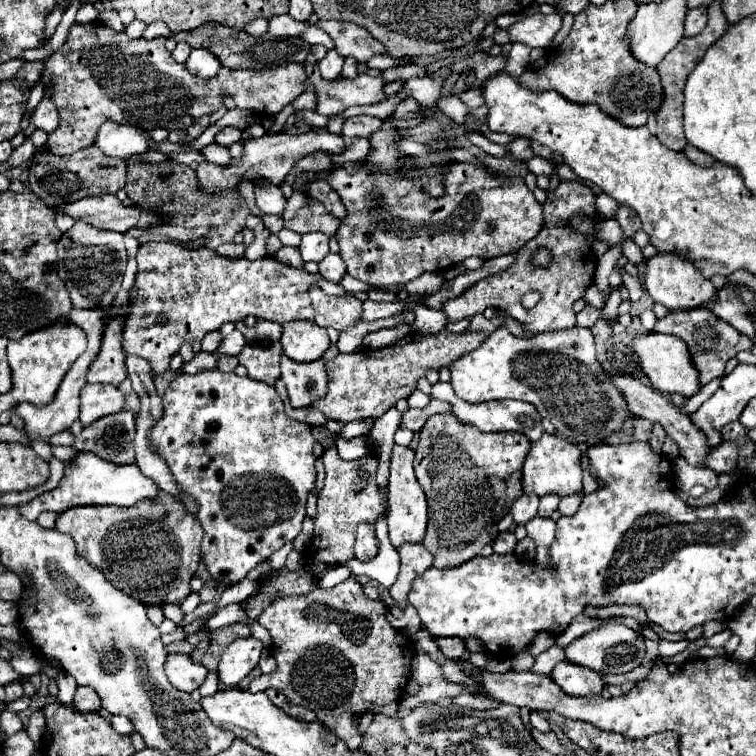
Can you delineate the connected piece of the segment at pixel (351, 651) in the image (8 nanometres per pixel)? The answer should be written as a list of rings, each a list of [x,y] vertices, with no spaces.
[[[349,578],[329,590],[315,588],[307,596],[279,598],[259,616],[257,622],[271,632],[277,670],[255,678],[249,684],[249,692],[263,692],[267,688],[281,690],[293,704],[311,708],[317,714],[317,720],[325,722],[329,730],[345,740],[349,750],[357,750],[361,746],[363,734],[359,732],[359,720],[365,712],[385,716],[393,716],[397,712],[397,704],[409,682],[415,646],[405,632],[399,636],[399,632],[387,622],[385,604],[369,600],[357,580]]]

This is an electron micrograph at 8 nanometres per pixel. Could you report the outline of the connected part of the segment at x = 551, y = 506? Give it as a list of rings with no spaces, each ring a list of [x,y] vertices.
[[[541,498],[541,504],[539,504],[539,516],[551,516],[555,510],[557,510],[557,504],[559,504],[559,498]]]

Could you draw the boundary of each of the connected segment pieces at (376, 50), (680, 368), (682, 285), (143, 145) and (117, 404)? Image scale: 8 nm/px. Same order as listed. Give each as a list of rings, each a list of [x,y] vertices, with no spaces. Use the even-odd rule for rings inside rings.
[[[329,20],[319,22],[319,28],[323,28],[333,38],[335,50],[341,56],[353,56],[357,62],[367,62],[375,54],[385,54],[385,48],[381,48],[379,42],[373,42],[369,32],[361,26]]]
[[[657,332],[635,334],[633,336],[633,350],[637,354],[639,368],[651,380],[653,388],[657,388],[659,392],[663,392],[663,394],[679,392],[685,398],[699,392],[701,384],[697,382],[697,370],[693,368],[693,362],[689,358],[689,350],[687,350],[685,342],[681,342],[681,338],[669,336],[669,334],[657,334]]]
[[[659,252],[647,260],[645,288],[655,302],[665,304],[669,310],[697,308],[697,306],[703,306],[705,302],[713,300],[717,294],[711,280],[703,278],[701,272],[695,270],[695,266],[691,266],[691,262],[687,258],[681,258],[681,256],[671,254],[671,252]]]
[[[115,122],[101,126],[95,144],[107,156],[119,156],[119,158],[145,154],[151,150],[151,140],[143,130],[135,126],[121,126]]]
[[[87,384],[81,390],[81,424],[89,426],[95,420],[121,412],[123,410],[123,394],[115,386],[105,384]]]

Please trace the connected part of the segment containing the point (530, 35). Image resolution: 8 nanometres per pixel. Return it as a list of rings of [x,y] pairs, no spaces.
[[[537,12],[533,16],[525,16],[523,20],[509,26],[511,42],[521,42],[529,48],[547,48],[553,36],[561,28],[561,14],[553,12],[549,16]]]

